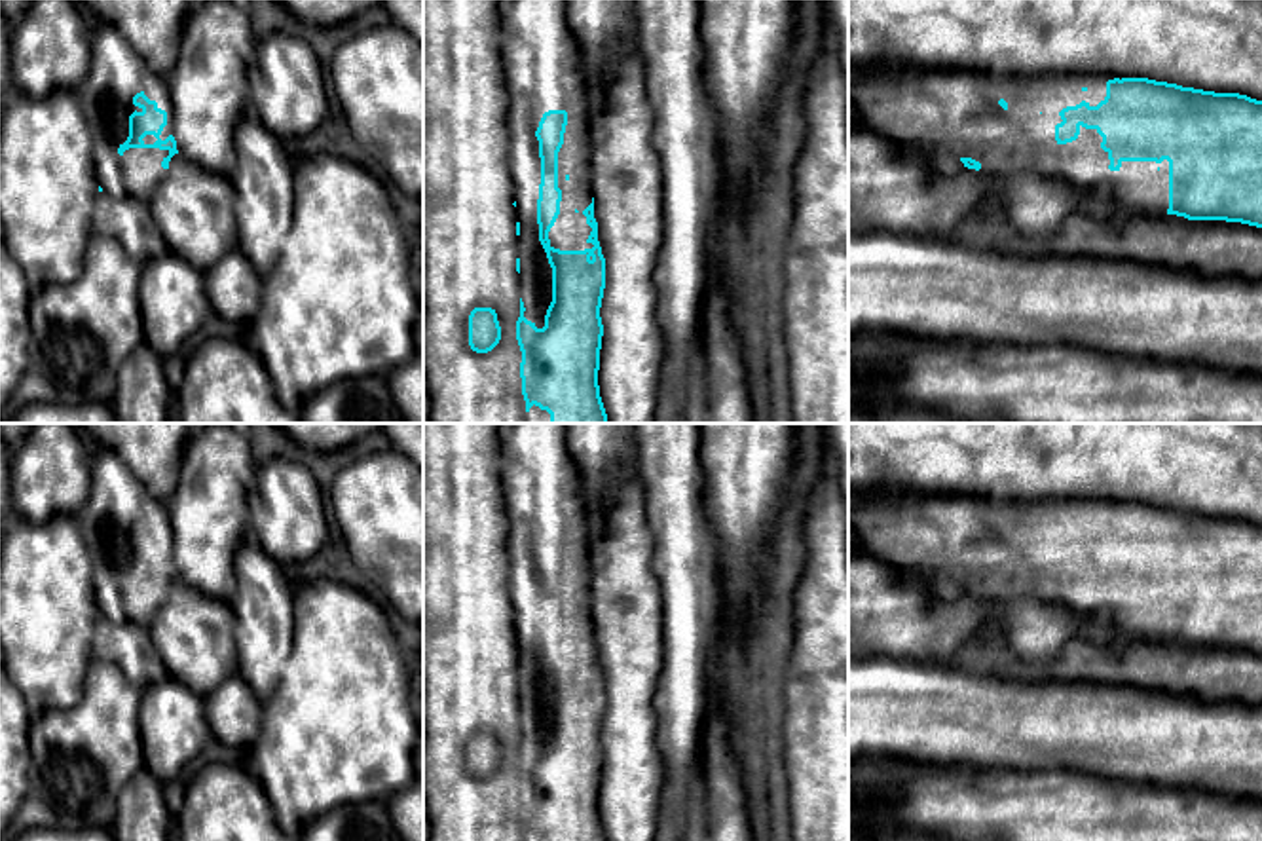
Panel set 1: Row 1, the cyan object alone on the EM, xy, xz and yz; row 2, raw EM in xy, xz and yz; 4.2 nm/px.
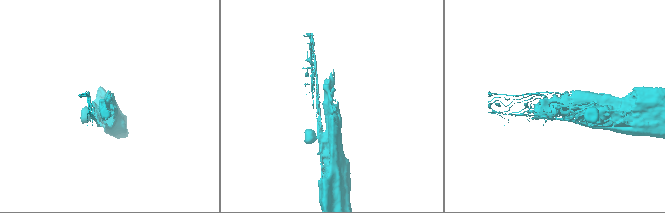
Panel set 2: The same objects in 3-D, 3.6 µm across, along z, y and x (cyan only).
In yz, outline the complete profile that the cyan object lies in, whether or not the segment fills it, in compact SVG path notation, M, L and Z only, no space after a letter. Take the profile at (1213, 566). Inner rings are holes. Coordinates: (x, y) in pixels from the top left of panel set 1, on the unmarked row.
M909 494L900 501L848 503L848 522L858 533L858 554L882 560L900 575L920 573L926 589L941 600L966 592L989 600L1040 596L1074 613L1104 615L1133 634L1262 653L1262 526L1247 520L1108 497L1011 503L962 494Z

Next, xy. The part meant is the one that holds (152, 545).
M93 448L91 492L74 516L93 560L93 587L99 617L110 623L133 621L150 626L167 600L176 575L173 526L165 501L148 494L142 482L108 448Z

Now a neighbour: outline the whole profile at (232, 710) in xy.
M237 672L203 697L203 710L211 738L228 748L249 750L260 735L264 704Z

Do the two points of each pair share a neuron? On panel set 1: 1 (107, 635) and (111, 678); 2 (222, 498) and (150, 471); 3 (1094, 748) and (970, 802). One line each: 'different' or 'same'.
1: different
2: different
3: different

